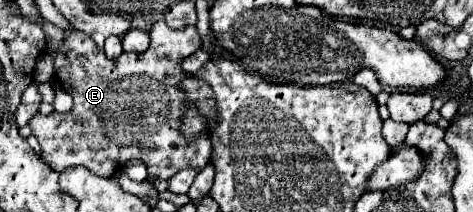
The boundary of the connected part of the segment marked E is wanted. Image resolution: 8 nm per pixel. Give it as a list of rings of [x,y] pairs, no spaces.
[[[157,21],[151,27],[149,35],[151,45],[145,53],[121,53],[117,59],[107,59],[103,49],[99,49],[89,35],[77,29],[63,29],[65,39],[61,41],[61,47],[51,53],[51,57],[55,63],[57,83],[61,83],[63,89],[73,97],[73,109],[67,113],[53,111],[51,115],[35,115],[29,121],[29,127],[41,145],[41,159],[49,167],[61,173],[71,165],[83,165],[99,177],[113,177],[113,173],[119,171],[129,159],[141,159],[151,175],[157,175],[159,179],[167,181],[185,167],[203,169],[203,165],[209,163],[211,131],[203,129],[203,133],[197,133],[197,137],[193,139],[187,139],[181,133],[181,125],[187,113],[185,101],[193,101],[197,111],[203,113],[203,117],[209,117],[211,121],[219,117],[217,101],[207,81],[191,77],[181,67],[183,59],[201,49],[201,37],[197,33],[197,27],[193,25],[175,31],[167,27],[165,21]]]

